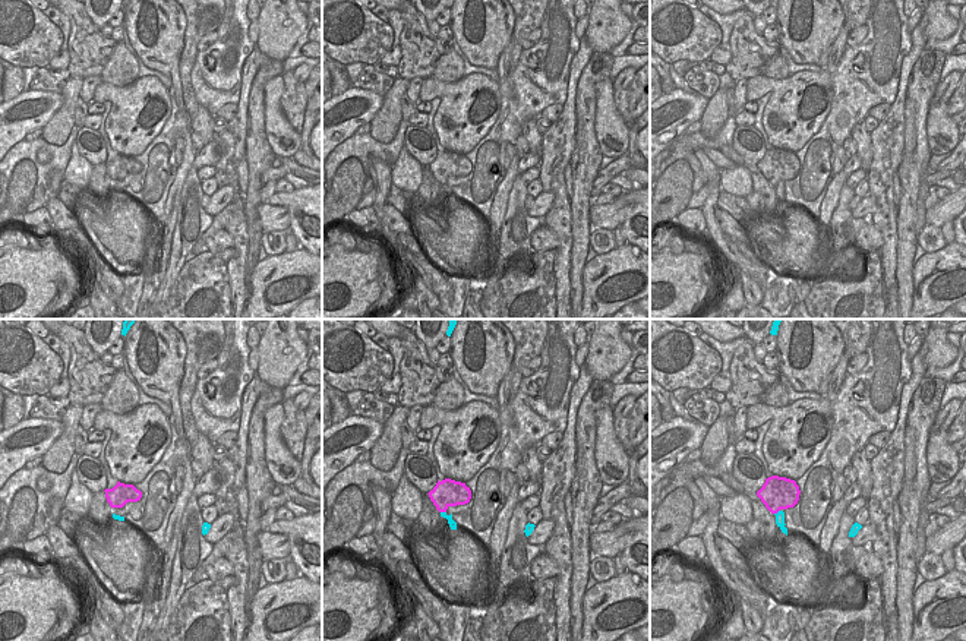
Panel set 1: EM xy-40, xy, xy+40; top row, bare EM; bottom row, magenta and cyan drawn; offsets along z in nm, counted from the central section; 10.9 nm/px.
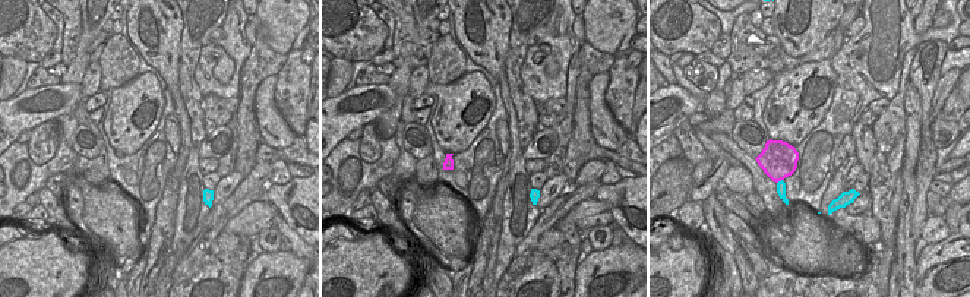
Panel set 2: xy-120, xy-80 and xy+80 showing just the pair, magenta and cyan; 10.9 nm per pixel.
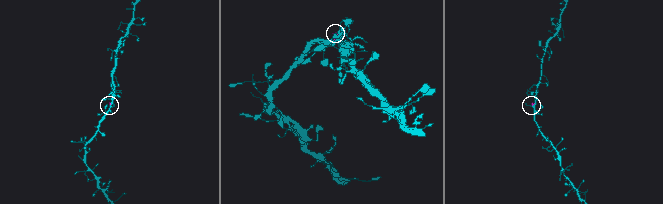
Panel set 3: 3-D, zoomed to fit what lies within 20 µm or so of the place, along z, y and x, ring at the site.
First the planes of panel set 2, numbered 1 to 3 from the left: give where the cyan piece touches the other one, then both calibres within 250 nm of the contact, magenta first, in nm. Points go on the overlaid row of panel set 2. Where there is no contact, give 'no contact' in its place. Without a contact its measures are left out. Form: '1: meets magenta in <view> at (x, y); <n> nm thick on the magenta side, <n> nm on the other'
1: no contact
2: no contact
3: meets magenta in xy+80 at (779, 180); 420 nm thick on the magenta side, 100 nm on the other

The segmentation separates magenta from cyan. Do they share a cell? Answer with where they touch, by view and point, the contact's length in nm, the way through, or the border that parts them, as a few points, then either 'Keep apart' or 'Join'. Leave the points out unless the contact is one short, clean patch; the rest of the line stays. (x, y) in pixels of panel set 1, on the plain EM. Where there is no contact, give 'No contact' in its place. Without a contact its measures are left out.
Touches magenta at xy (444, 183). Shared border 70 nm. Boundary: xy (441, 183), (445, 185). Keep apart.

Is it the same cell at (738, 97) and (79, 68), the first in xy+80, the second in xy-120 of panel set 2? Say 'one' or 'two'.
two

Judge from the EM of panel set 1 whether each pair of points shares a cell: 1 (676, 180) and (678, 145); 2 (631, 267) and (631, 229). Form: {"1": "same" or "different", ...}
{"1": "different", "2": "different"}

